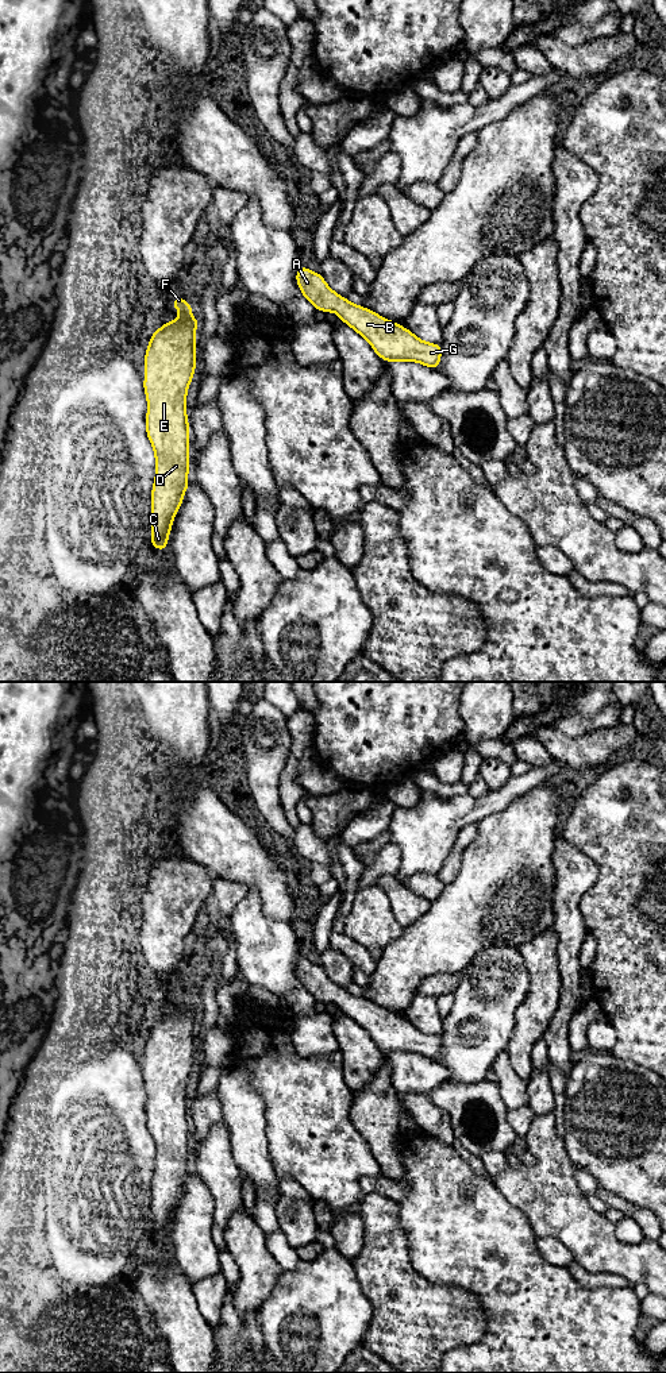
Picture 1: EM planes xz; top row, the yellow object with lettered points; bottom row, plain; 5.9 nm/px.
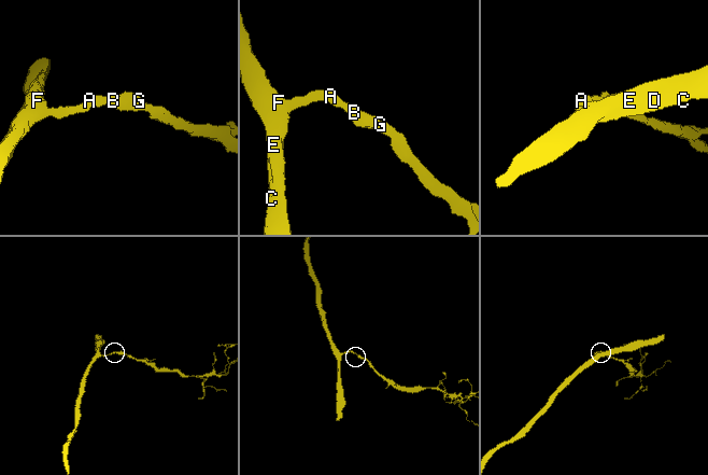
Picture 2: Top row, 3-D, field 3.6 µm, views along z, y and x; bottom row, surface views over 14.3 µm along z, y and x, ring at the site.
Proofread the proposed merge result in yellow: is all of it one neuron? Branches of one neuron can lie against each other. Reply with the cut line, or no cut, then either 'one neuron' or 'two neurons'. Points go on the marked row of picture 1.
cut none; one neuron

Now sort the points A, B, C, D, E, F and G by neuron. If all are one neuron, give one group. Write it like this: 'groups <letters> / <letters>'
groups A B C D E F G

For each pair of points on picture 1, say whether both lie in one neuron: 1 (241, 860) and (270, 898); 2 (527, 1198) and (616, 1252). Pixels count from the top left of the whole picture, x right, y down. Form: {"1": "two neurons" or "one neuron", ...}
{"1": "one neuron", "2": "one neuron"}

